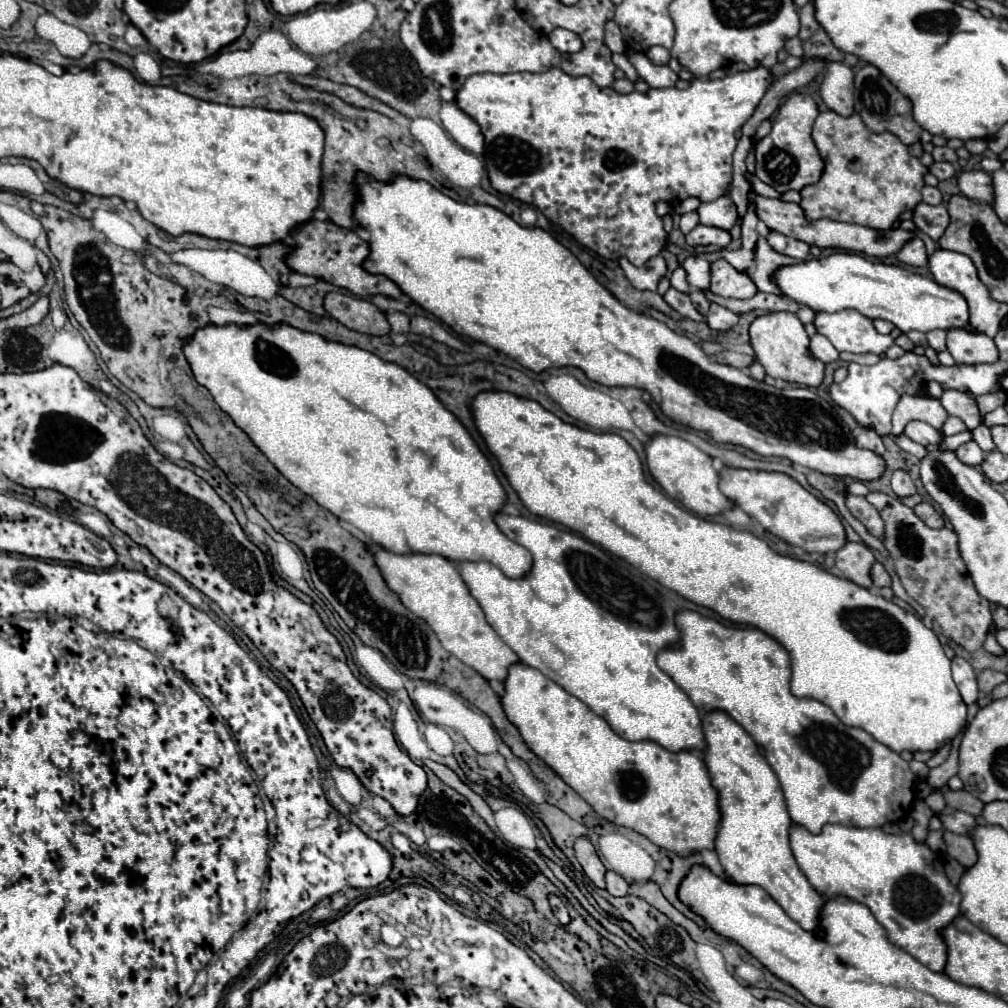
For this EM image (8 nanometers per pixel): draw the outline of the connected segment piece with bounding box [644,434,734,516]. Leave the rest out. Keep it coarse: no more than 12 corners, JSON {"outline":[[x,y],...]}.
{"outline":[[652,434],[646,464],[662,490],[700,516],[734,504],[712,458]]}

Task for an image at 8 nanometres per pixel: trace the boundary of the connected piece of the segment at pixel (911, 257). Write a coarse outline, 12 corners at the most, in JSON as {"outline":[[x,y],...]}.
{"outline":[[908,242],[896,252],[902,264],[926,266],[924,242]]}

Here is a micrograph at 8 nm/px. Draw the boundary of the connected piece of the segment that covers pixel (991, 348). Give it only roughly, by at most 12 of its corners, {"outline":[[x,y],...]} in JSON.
{"outline":[[948,330],[958,364],[998,360],[994,340],[978,330]]}

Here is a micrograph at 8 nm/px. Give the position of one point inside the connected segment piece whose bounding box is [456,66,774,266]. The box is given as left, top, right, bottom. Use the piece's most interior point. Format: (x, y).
(595, 162)

